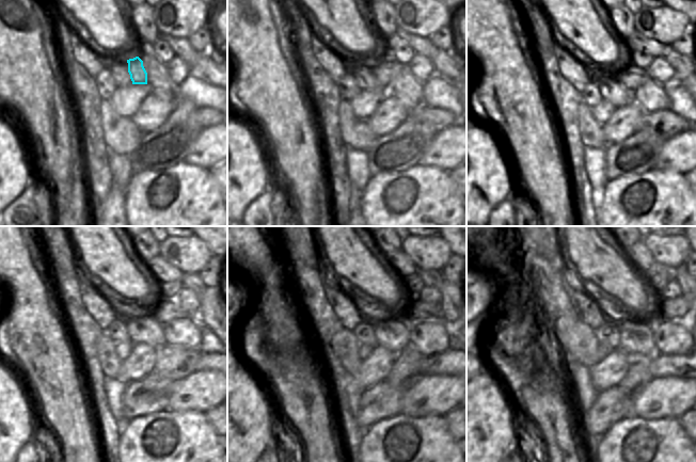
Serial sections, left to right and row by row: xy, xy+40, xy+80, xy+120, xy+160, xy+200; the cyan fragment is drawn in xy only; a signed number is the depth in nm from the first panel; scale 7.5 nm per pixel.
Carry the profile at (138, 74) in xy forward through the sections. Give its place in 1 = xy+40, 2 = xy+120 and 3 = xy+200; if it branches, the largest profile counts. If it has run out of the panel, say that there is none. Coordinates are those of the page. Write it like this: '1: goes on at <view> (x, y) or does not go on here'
1: goes on at xy+40 (382, 70)
2: goes on at xy+120 (165, 312)
3: goes on at xy+200 (674, 309)

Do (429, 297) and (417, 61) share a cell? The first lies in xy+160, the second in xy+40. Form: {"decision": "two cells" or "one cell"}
{"decision": "one cell"}

